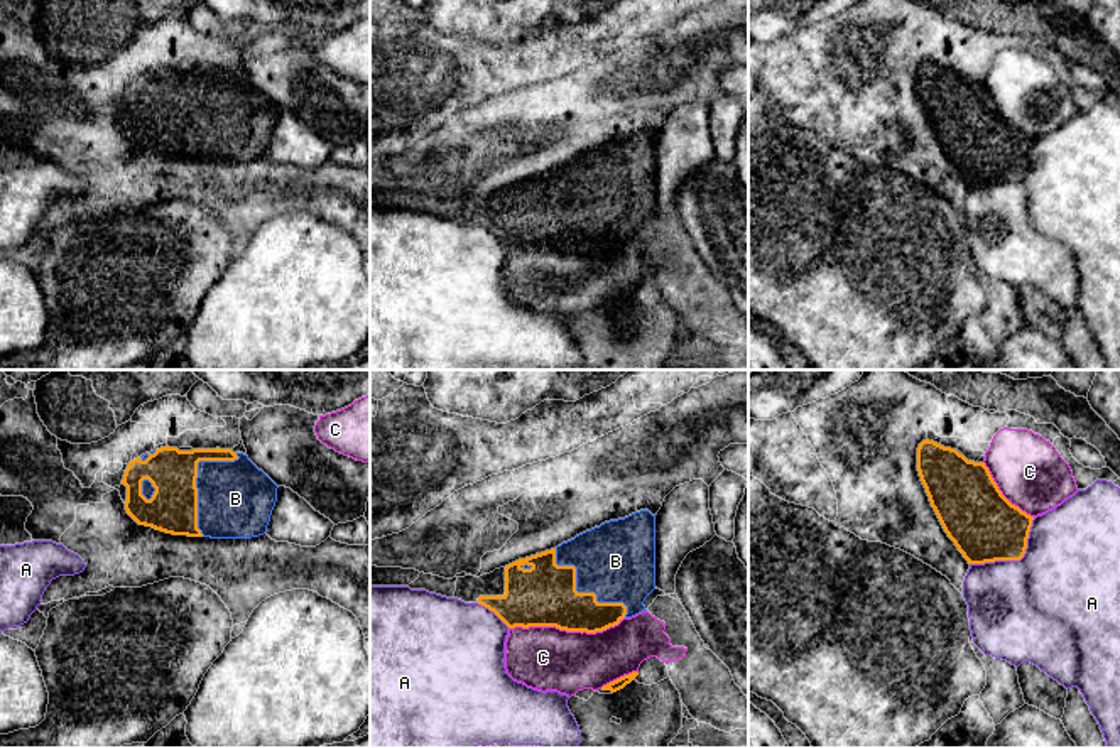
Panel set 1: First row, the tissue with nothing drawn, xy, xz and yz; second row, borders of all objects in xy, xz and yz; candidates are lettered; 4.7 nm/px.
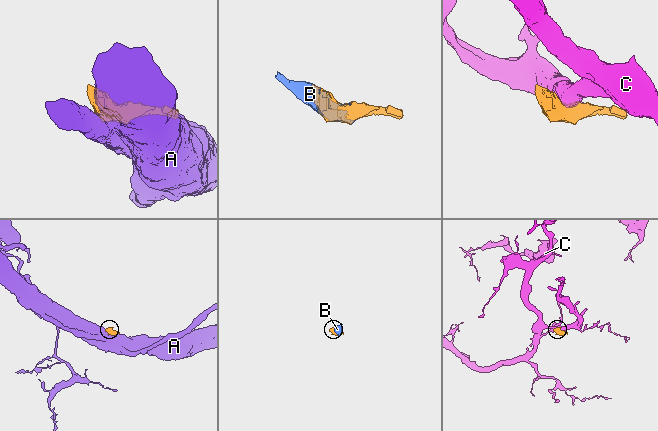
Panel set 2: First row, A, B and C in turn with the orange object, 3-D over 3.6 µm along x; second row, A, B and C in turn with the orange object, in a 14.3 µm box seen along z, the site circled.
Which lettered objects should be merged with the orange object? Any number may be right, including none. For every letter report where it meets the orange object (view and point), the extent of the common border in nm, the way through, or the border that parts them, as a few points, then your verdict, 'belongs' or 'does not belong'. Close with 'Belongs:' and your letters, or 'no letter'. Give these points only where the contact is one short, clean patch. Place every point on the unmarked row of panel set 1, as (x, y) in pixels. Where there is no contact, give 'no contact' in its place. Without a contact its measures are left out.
A: yz (1016, 181) | 380 nm | does not belong
B: xz (581, 215) | 480 nm | belongs
C: xz (566, 252) | 550 nm | does not belong
Belongs: B

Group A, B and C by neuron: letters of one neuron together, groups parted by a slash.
A / B / C

